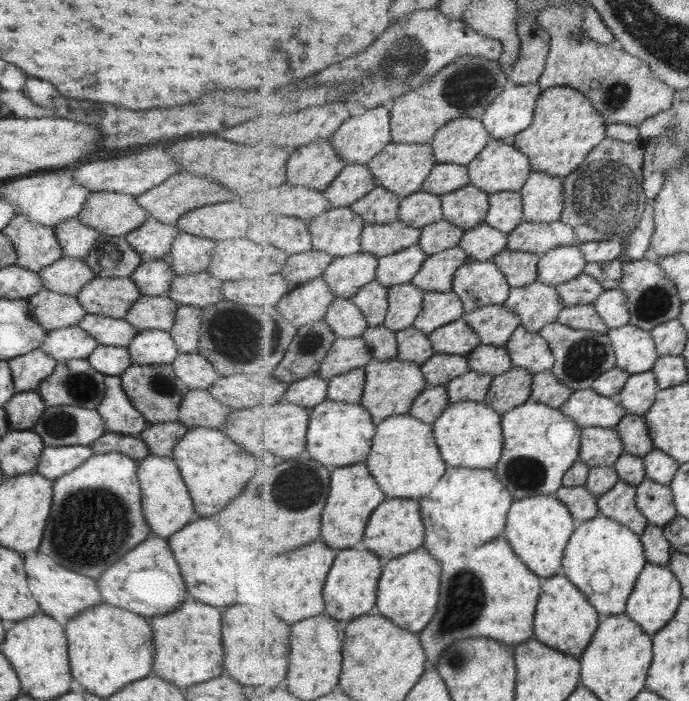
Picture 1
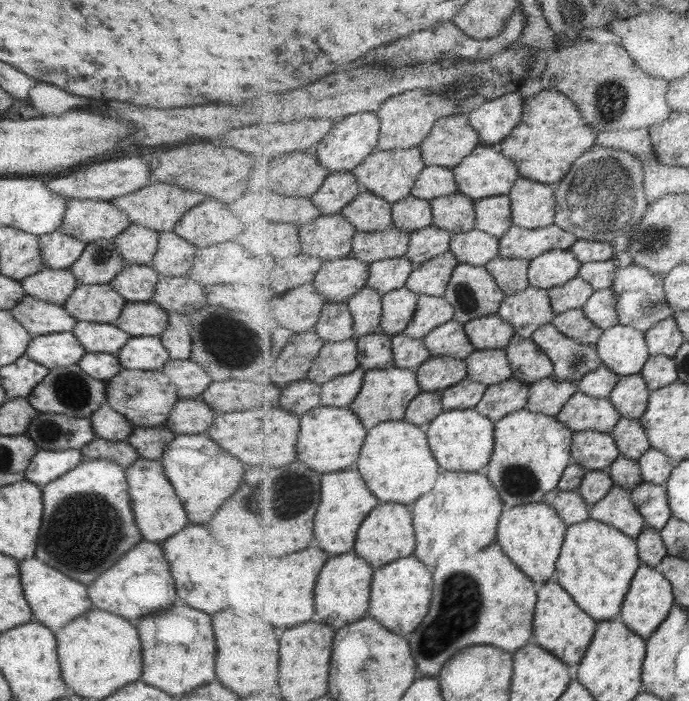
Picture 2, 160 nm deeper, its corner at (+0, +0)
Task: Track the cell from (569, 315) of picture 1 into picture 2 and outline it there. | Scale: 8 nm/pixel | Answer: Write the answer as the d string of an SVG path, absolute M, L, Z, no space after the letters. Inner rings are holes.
M582 308L559 313L553 324L569 338L587 344L598 343L604 333L604 329L595 325Z

